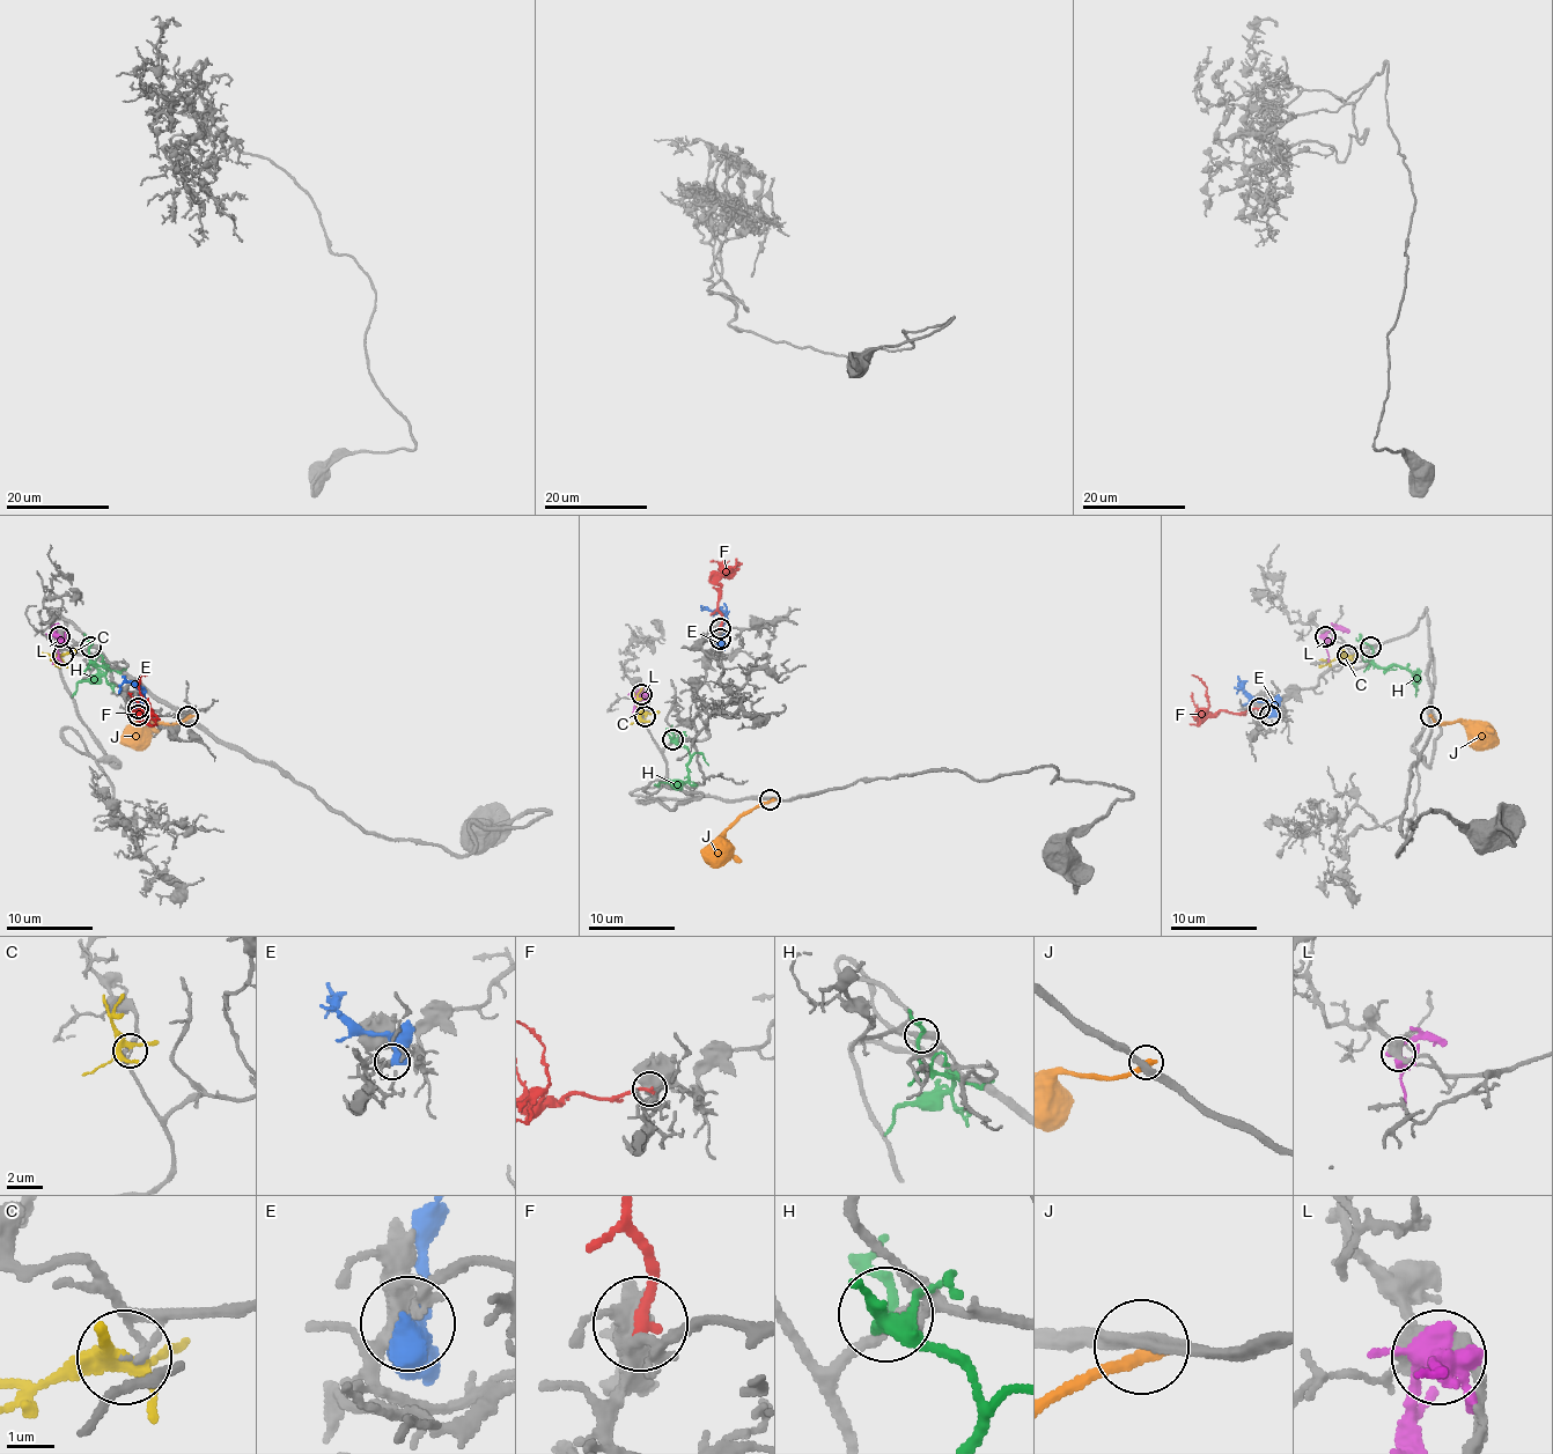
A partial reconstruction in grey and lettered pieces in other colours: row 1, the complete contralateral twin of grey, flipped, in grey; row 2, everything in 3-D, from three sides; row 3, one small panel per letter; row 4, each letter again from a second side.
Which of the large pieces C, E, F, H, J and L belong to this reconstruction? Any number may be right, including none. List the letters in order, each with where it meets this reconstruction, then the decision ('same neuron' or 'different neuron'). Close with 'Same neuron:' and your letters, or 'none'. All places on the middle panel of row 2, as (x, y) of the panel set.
C: contact (645, 716); different neuron
E: contact (720, 639); different neuron
F: contact (720, 628); same neuron
H: contact (672, 739); different neuron
J: contact (770, 799); different neuron
L: contact (641, 694); different neuron
Same neuron: F

